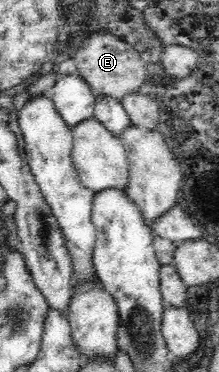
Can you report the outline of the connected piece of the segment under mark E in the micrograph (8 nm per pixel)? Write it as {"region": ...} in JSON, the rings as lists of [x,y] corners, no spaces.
{"region":[[[109,31],[91,33],[75,51],[73,58],[77,66],[77,75],[89,84],[95,97],[109,96],[115,100],[123,100],[130,93],[143,90],[148,82],[147,67],[139,52]]]}

